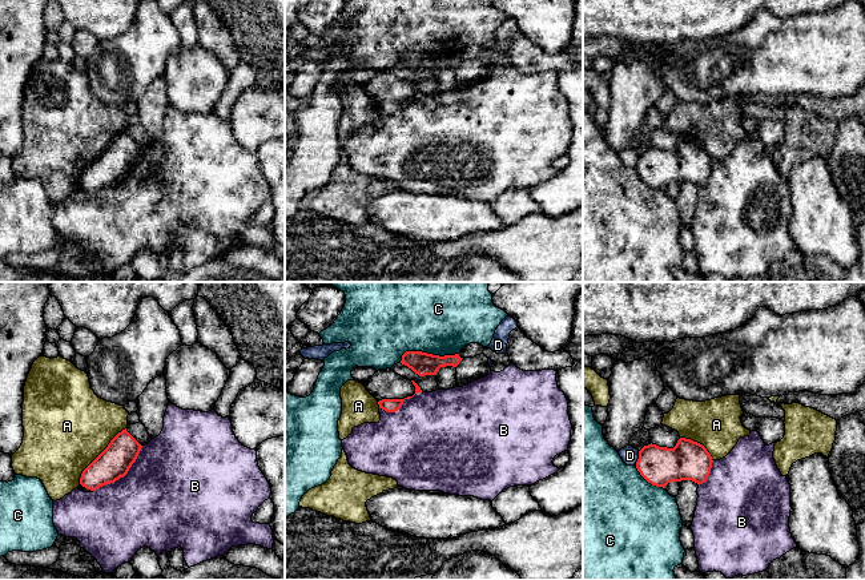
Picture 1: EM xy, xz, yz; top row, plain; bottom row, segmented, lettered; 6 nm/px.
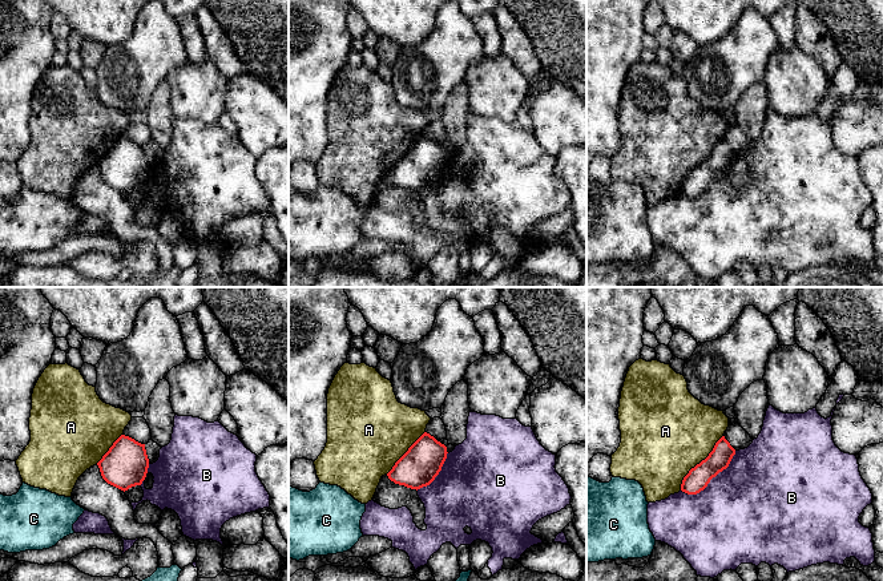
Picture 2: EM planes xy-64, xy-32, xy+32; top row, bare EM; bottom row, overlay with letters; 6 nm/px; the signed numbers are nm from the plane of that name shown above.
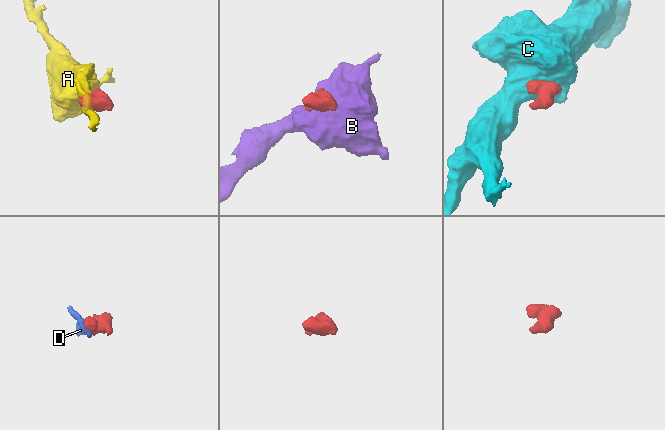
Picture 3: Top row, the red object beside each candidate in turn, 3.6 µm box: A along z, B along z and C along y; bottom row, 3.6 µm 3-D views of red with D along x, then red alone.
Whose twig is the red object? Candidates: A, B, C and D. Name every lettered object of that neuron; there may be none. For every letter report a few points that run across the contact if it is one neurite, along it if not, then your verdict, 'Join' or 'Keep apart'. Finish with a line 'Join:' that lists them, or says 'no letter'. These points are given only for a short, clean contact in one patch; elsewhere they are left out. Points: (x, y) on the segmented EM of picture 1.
A: Keep apart
B: Line: xy (143, 446), (136, 460), (123, 476), (93, 491). Keep apart
C: Keep apart
D: Line: yz (639, 451), (635, 464). Keep apart
Join: no letter

